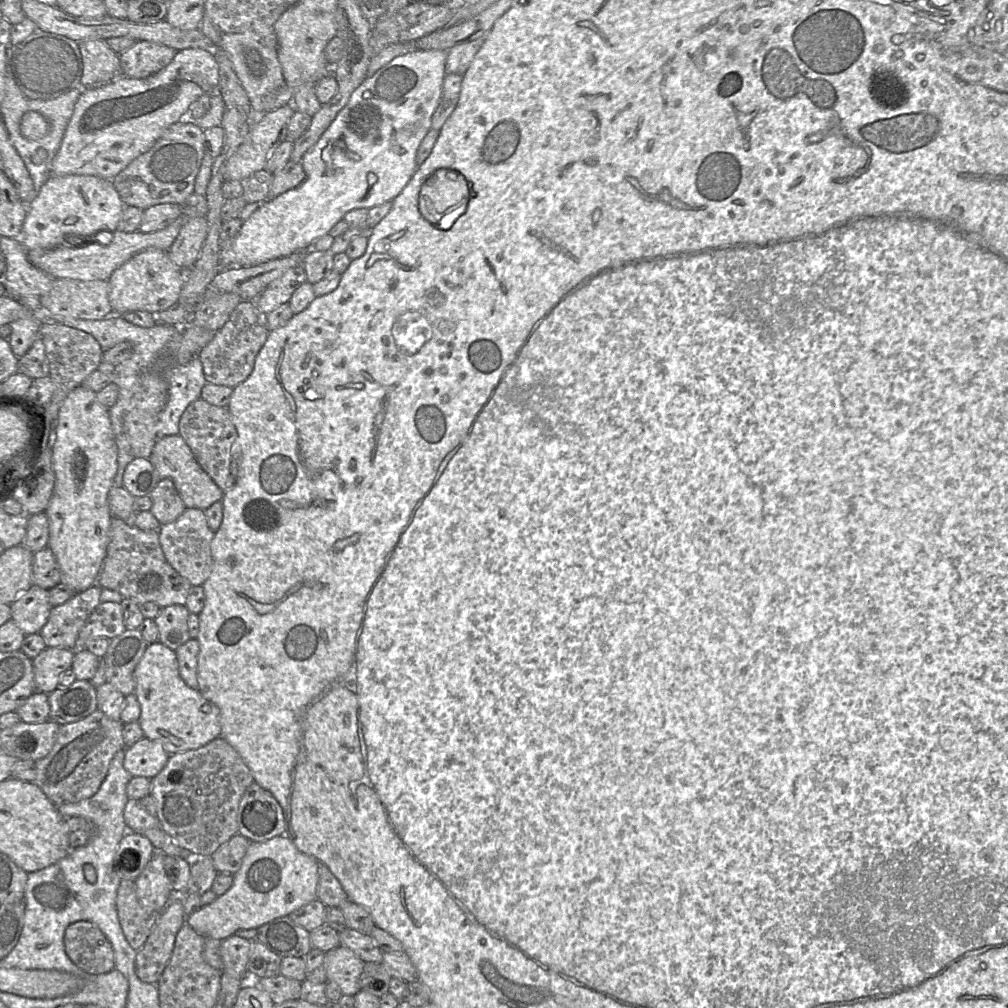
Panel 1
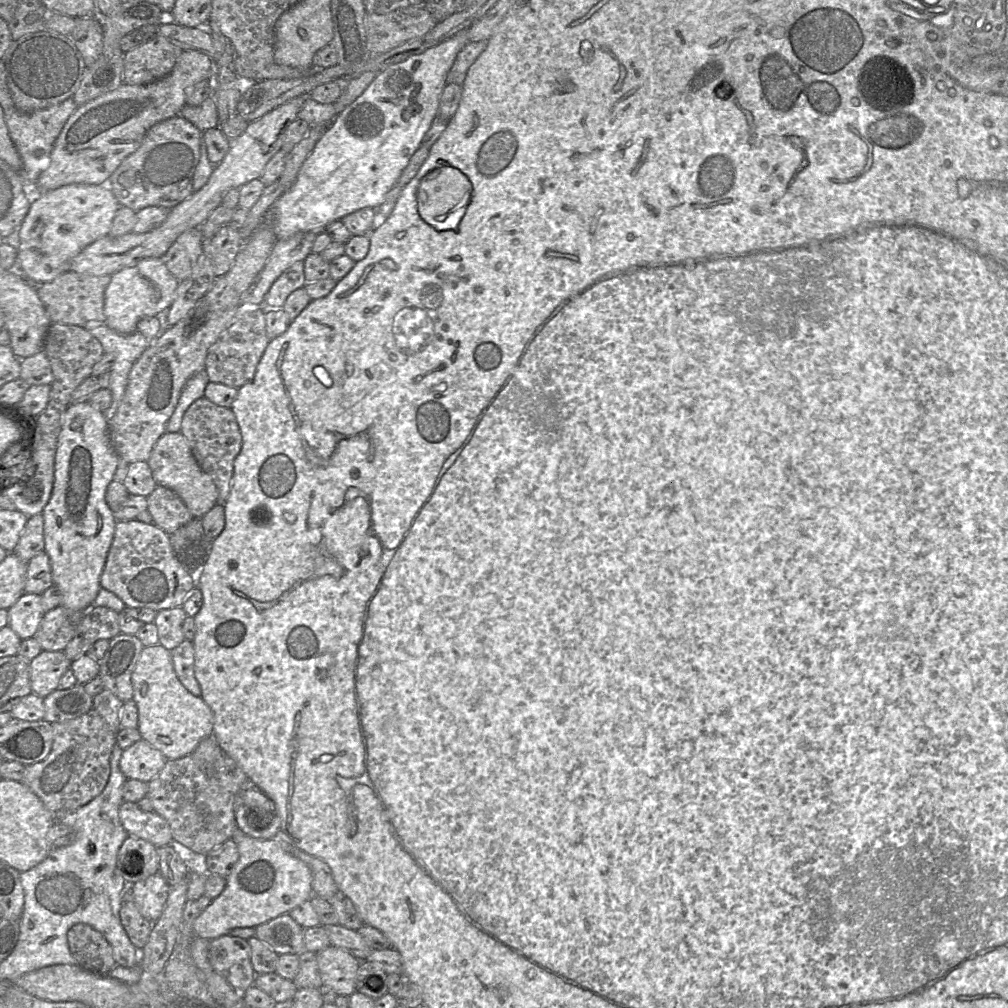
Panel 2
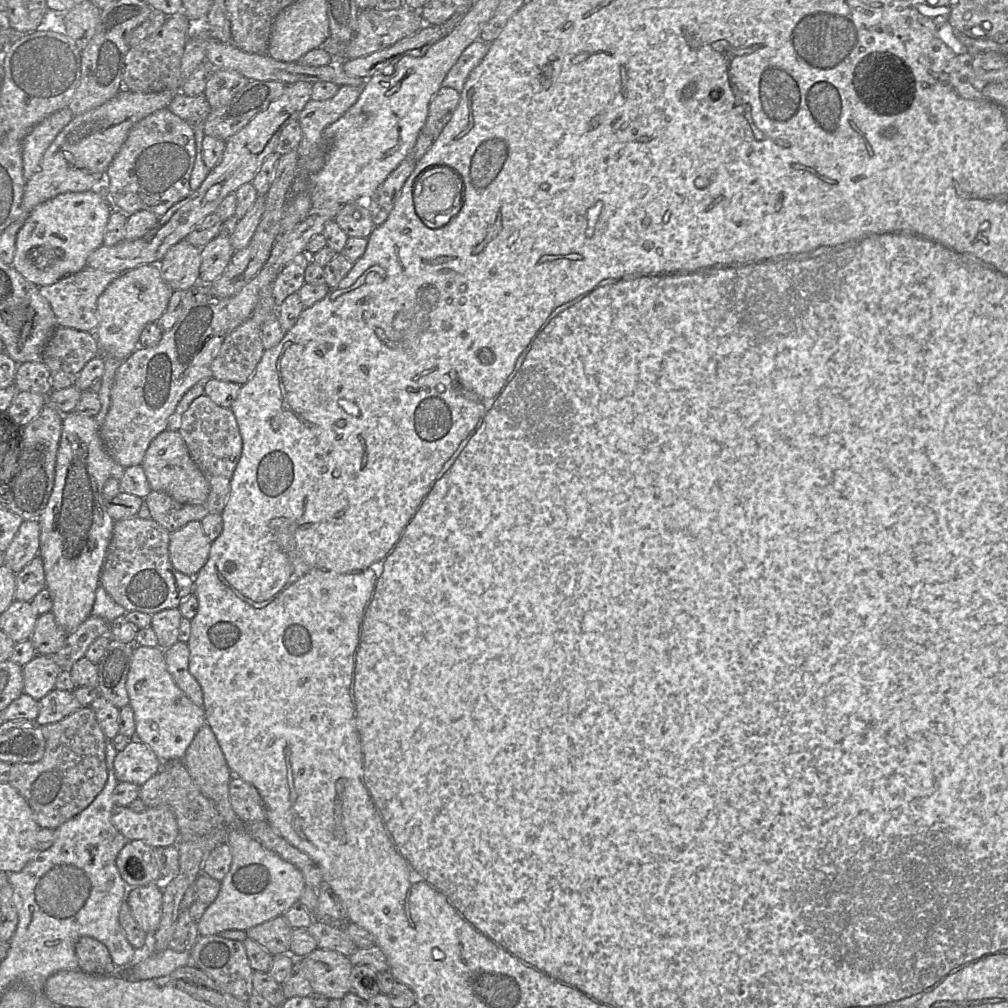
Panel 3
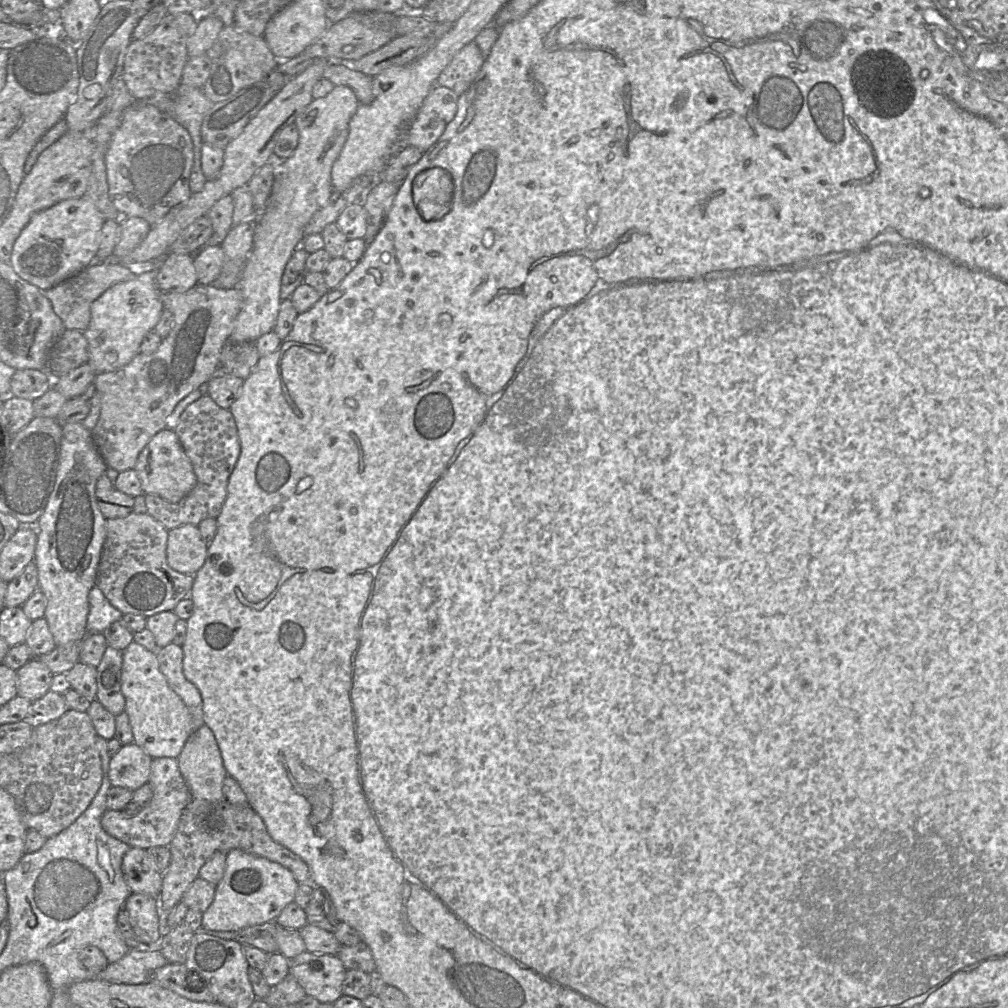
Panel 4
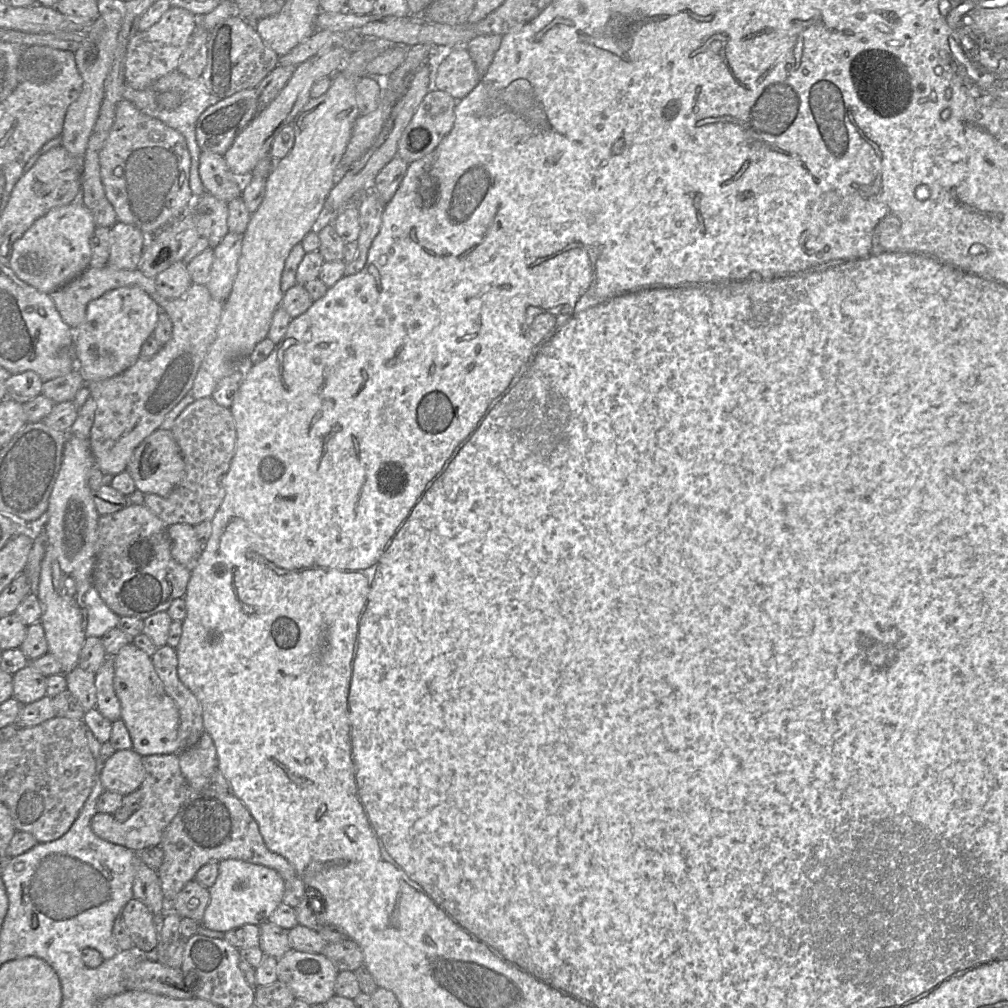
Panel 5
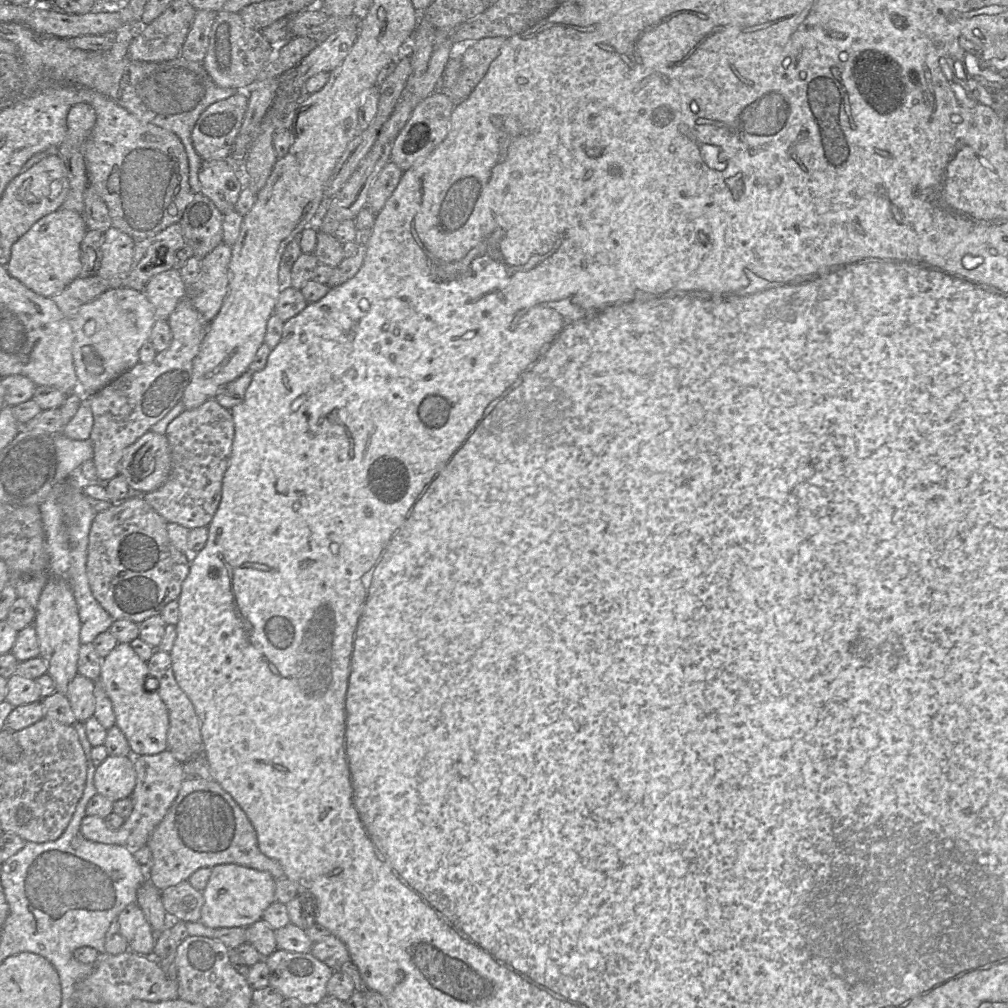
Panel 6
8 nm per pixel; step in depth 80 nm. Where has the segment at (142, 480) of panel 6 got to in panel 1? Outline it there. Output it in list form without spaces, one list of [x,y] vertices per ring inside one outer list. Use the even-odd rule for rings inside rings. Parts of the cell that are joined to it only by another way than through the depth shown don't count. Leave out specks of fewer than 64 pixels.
[[[179,434],[159,437],[154,444],[149,460],[161,479],[168,478],[173,481],[186,508],[206,510],[215,502],[222,501],[225,492],[203,470]]]

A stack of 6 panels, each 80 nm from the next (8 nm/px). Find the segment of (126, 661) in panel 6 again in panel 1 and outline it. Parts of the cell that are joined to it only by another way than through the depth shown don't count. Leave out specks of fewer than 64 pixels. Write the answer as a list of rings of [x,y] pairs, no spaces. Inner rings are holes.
[[[160,641],[149,644],[134,670],[135,695],[141,707],[138,719],[144,737],[158,740],[170,755],[200,748],[221,735],[220,710],[202,696],[198,689],[189,687],[181,678],[175,650]]]

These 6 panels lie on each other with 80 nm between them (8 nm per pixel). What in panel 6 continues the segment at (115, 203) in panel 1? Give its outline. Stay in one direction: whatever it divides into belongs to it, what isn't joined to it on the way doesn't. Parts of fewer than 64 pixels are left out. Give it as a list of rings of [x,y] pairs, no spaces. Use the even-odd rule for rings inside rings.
[[[59,209],[47,214],[13,244],[6,266],[8,273],[35,293],[52,297],[79,277],[82,269],[81,242],[87,230],[81,213]]]

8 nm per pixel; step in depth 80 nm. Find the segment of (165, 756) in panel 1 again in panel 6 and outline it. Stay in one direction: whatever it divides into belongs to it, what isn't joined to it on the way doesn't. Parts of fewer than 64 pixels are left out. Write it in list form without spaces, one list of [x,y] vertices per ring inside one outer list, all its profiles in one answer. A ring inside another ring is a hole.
[[[108,756],[96,769],[94,785],[98,794],[112,801],[131,797],[136,784],[134,756]]]

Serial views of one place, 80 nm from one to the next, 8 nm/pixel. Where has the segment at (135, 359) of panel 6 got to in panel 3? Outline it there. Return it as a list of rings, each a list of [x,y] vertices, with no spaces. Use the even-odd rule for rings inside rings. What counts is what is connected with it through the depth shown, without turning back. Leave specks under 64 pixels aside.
[[[144,264],[121,273],[97,300],[99,324],[94,333],[100,354],[125,361],[138,347],[143,328],[157,322],[168,307],[173,290],[163,280],[158,264]]]

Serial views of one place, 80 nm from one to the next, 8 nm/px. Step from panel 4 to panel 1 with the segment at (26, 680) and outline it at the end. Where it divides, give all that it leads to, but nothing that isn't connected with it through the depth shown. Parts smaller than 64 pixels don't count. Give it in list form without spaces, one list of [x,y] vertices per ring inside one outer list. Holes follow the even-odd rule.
[[[46,647],[32,660],[36,691],[51,693],[59,687],[60,675],[71,669],[75,650]]]

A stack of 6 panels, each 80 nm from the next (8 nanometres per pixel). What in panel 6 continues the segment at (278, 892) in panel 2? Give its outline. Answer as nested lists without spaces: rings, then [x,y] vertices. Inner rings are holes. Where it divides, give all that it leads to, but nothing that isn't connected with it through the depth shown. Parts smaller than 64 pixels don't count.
[[[220,864],[212,867],[211,876],[204,889],[204,904],[200,922],[218,928],[248,927],[262,919],[264,911],[275,902],[276,879],[266,871],[238,864]]]

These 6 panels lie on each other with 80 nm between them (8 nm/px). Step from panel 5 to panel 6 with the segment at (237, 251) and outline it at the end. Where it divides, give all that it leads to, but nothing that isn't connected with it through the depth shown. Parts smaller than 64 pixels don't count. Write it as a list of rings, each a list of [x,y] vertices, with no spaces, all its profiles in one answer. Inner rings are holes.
[[[222,242],[201,259],[198,280],[187,285],[186,297],[206,322],[218,314],[228,292],[232,247]]]

